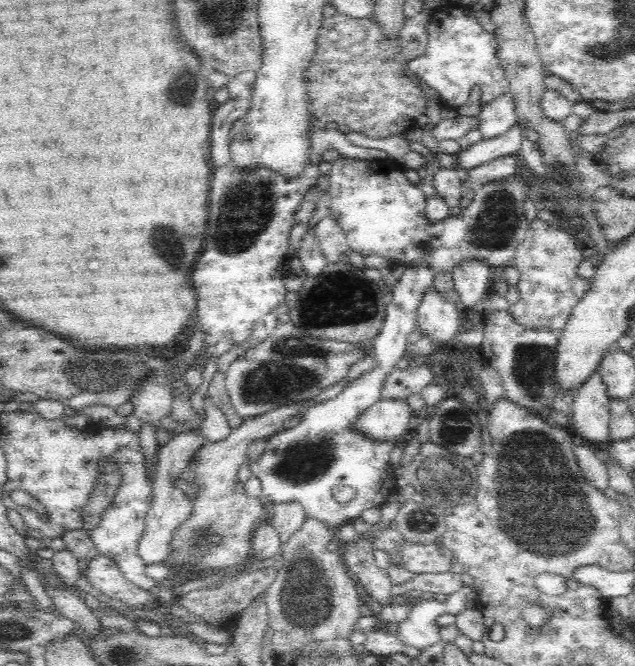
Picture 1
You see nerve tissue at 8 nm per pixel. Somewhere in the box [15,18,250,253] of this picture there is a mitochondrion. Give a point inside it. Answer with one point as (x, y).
(180, 94)

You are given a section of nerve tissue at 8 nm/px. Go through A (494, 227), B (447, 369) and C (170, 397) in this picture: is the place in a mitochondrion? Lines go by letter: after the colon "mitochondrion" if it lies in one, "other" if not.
A: mitochondrion
B: other
C: other

